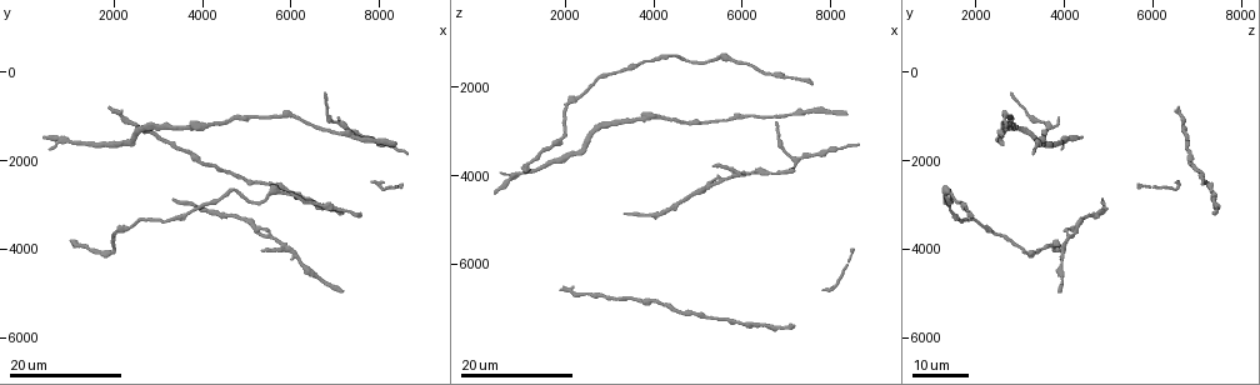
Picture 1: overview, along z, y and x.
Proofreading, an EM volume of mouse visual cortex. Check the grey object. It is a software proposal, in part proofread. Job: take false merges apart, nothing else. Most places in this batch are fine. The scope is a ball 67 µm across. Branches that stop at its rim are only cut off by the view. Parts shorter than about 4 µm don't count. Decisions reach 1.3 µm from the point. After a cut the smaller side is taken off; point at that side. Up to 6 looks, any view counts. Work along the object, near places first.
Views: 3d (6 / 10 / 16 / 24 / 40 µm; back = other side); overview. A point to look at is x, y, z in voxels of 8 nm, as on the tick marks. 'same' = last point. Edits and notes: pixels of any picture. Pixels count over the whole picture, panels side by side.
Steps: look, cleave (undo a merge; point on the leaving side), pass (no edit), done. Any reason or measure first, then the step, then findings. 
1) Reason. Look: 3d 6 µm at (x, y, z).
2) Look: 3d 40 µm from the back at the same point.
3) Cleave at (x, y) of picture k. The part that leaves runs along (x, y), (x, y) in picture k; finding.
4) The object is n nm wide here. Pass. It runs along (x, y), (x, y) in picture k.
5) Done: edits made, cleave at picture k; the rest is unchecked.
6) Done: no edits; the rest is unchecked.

Look: 3d 16 µm at (6850, 900, 3150).

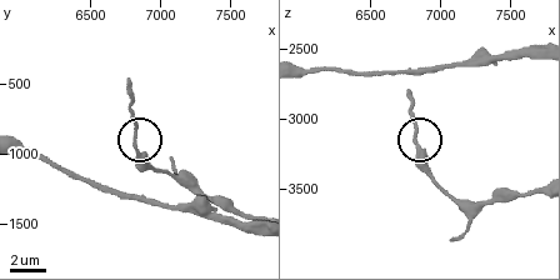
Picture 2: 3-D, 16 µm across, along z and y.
Look: 3d 6 µm at (6840, 960, 3160).

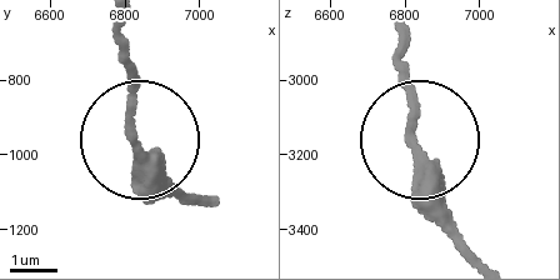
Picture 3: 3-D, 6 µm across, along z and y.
Pass. All the same neuron.

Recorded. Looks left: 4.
Look: 3d 24 µm at (8050, 1650, 3400).

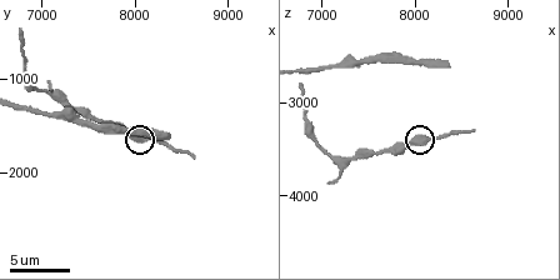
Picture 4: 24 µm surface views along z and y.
Look: 3d 6 µm at (8100, 1650, 3450).

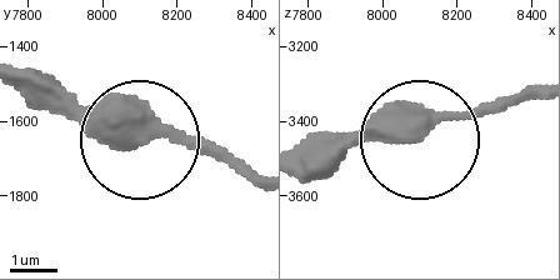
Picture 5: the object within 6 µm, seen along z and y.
Look: 3d 6 µm from the back at (8080, 1650, 3430).

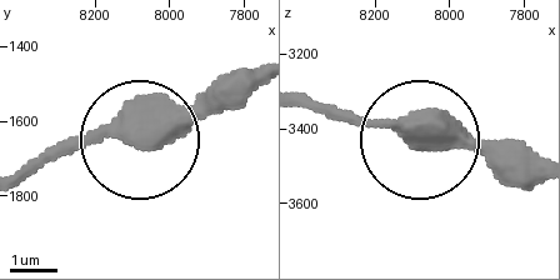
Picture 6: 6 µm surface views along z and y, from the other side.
Pass. It runs along (253, 68), (229, 71), (145, 135), (41, 151) in picture 6; continuous, no second neuron.

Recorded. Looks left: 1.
Look: 3d 16 µm at (6750, 1350, 2700).

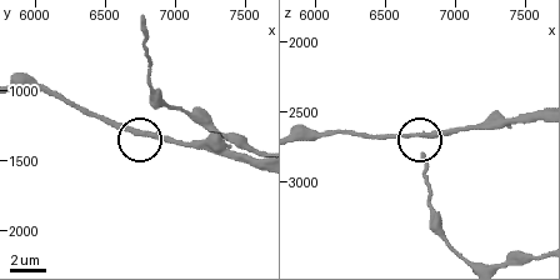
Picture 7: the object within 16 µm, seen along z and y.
Pass. Continuous, no second neuron.

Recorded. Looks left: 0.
Done: no edits; the rest is unchecked.

